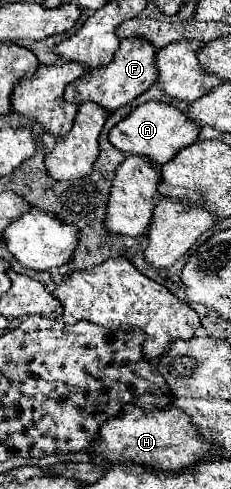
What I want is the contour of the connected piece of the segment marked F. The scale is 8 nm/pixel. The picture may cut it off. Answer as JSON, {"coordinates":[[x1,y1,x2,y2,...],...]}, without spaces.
{"coordinates":[[127,38,121,40,115,58,111,64,95,68,87,72,87,76,77,78,65,88,65,100,73,104,85,104,85,102,95,102,99,104,105,112,115,112,117,108,129,104,135,100,139,94,143,94,149,86,153,86,157,80,157,70,155,70,155,48,149,46,149,42,141,38]]}

